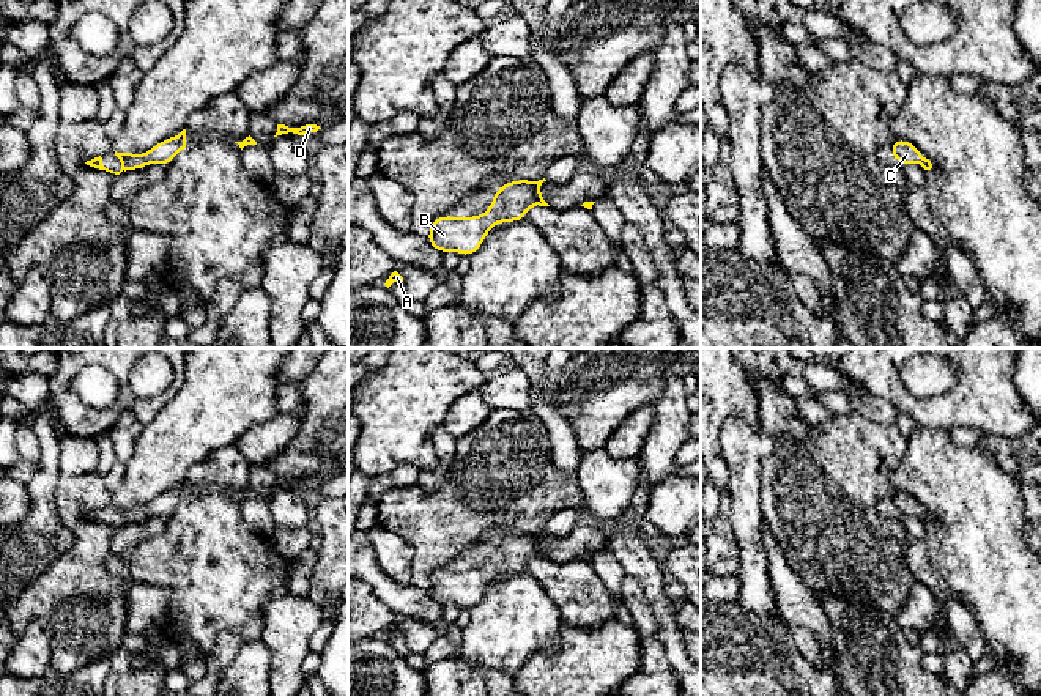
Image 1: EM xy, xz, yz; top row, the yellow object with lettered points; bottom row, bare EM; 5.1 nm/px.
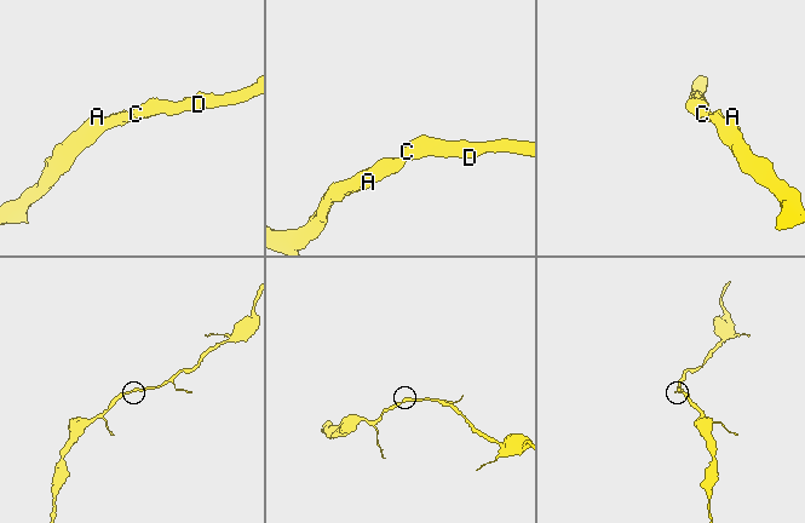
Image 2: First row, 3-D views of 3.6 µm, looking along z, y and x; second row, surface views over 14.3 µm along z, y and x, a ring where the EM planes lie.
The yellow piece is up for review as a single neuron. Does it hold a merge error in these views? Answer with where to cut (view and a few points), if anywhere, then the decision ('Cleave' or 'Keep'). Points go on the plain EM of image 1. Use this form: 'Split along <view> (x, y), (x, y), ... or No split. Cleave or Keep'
No split. Keep

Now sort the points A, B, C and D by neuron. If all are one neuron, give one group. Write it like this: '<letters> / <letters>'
A B C D

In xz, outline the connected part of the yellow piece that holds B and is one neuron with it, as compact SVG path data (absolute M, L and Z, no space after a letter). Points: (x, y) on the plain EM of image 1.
M517 532L502 537L495 543L490 562L480 568L468 572L458 572L455 568L436 570L430 575L430 589L425 590L427 595L443 608L452 602L460 608L471 609L479 600L482 600L485 587L499 573L524 573L529 559L550 559L539 543L543 534L546 532Z

